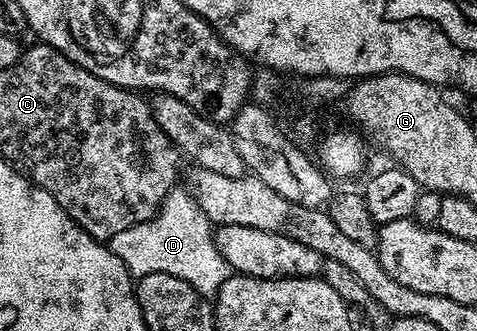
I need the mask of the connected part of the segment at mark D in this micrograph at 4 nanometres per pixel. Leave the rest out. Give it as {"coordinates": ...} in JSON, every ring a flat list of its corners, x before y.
{"coordinates":[[174,186,168,197,164,197,159,211,142,223,142,271,172,273,172,277,188,281,196,293,207,297,217,295,220,285,224,285,232,272,224,257,220,257,220,249,216,249,215,230,215,224,210,222,193,194,185,186]]}

